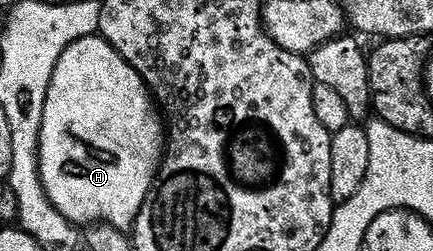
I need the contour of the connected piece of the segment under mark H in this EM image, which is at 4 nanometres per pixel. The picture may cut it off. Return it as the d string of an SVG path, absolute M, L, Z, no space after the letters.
M104 37L76 38L52 70L40 122L38 174L52 206L75 226L111 224L129 229L154 184L163 155L164 120L138 71Z

